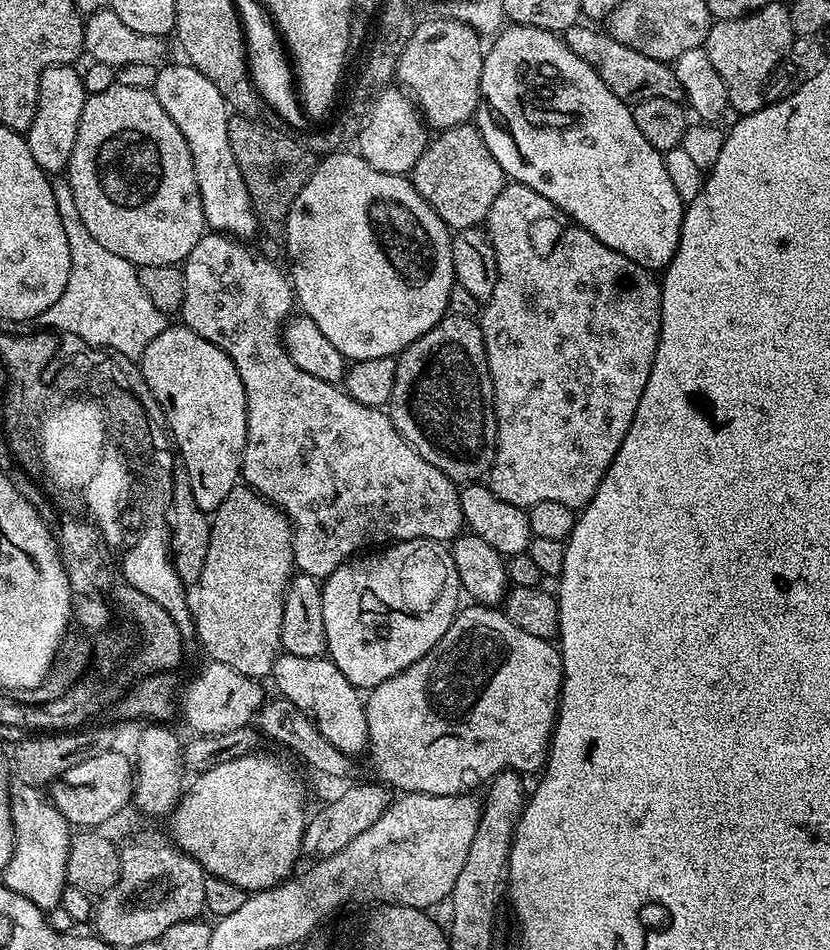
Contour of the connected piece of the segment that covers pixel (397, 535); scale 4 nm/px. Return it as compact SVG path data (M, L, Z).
M209 231L200 241L194 250L190 250L188 259L182 265L184 281L186 282L186 294L182 298L182 306L178 313L182 318L183 327L194 330L206 342L214 342L218 350L222 350L234 362L234 370L238 370L238 378L242 378L242 386L246 390L246 446L244 447L244 462L242 465L242 480L253 492L264 497L277 508L283 510L292 524L292 558L295 567L303 575L315 576L317 578L328 577L333 570L343 564L353 554L367 549L369 546L384 546L389 542L401 540L438 540L451 542L465 531L466 525L462 506L460 505L460 493L457 485L442 470L430 466L422 454L418 454L398 434L394 422L388 416L384 408L371 408L362 406L354 397L348 395L343 387L322 382L322 378L314 378L314 374L306 374L298 366L294 366L294 358L284 348L284 337L282 335L284 325L288 323L294 312L294 289L292 281L272 260L259 256L252 248L247 248L243 239L235 236L226 236L223 232Z

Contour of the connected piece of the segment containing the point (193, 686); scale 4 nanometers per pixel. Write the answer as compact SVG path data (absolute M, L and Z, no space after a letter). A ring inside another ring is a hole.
M212 660L189 682L183 685L178 708L184 712L184 720L201 736L226 734L230 730L249 727L253 723L256 711L266 699L265 685L258 680L251 680L246 674L238 674L230 666Z

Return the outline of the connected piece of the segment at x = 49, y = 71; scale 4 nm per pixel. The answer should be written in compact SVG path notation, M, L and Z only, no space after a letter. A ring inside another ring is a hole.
M73 65L48 67L39 78L39 102L26 139L30 154L34 154L34 162L49 174L63 173L67 169L74 150L74 138L78 138L78 122L82 118L82 106L87 100L88 90L85 90L77 70Z

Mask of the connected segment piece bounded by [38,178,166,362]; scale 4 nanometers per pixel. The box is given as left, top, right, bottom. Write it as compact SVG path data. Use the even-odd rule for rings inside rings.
M57 179L52 189L54 202L58 202L58 218L62 218L62 230L66 230L66 242L70 245L70 278L66 290L62 290L62 298L38 317L39 327L60 334L78 334L86 346L109 348L132 362L139 361L146 346L164 332L166 314L146 298L146 290L138 282L136 265L106 250L86 230L67 179Z

